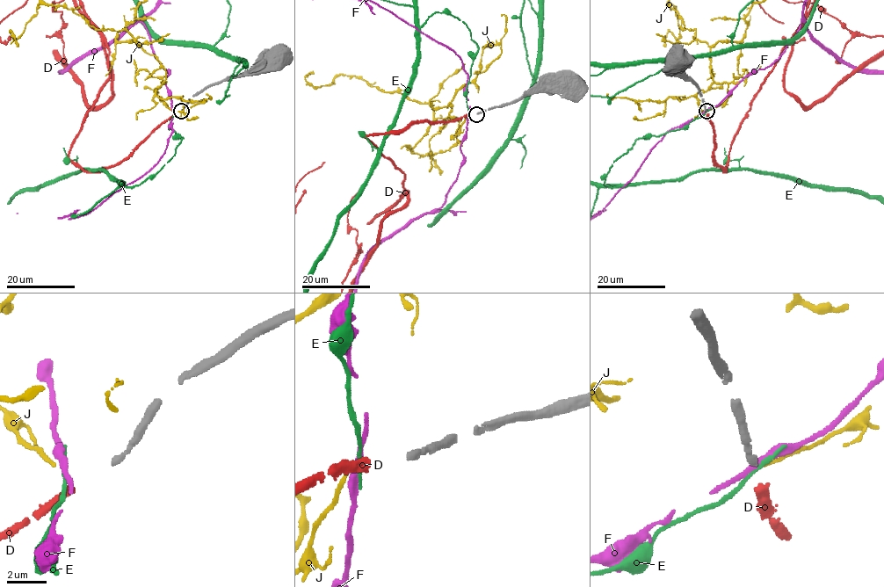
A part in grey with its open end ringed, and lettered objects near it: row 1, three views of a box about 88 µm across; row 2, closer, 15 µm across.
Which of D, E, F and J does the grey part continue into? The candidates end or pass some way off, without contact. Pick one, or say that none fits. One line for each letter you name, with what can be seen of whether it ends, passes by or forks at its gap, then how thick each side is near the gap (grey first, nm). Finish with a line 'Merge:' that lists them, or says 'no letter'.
D: It ends there. Thickness 320 nm (grey) against 360 nm
Merge: D

